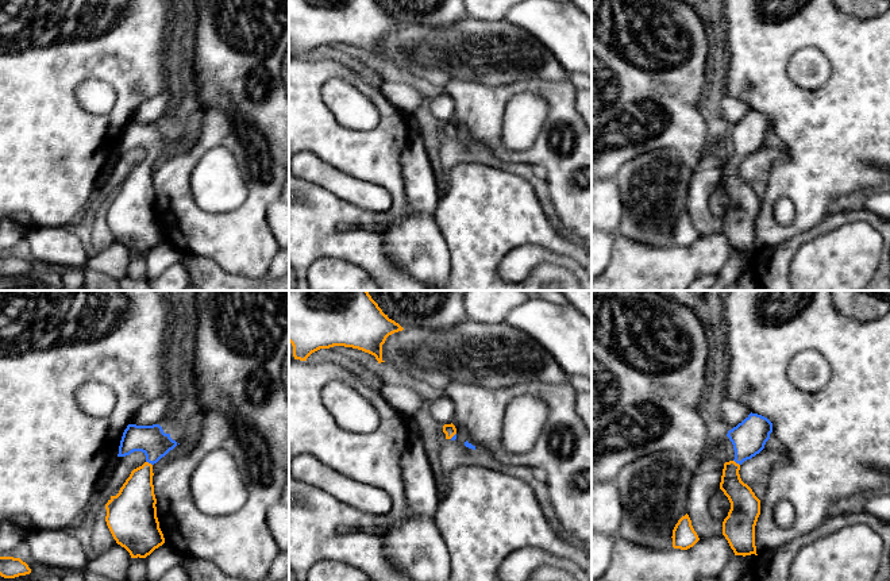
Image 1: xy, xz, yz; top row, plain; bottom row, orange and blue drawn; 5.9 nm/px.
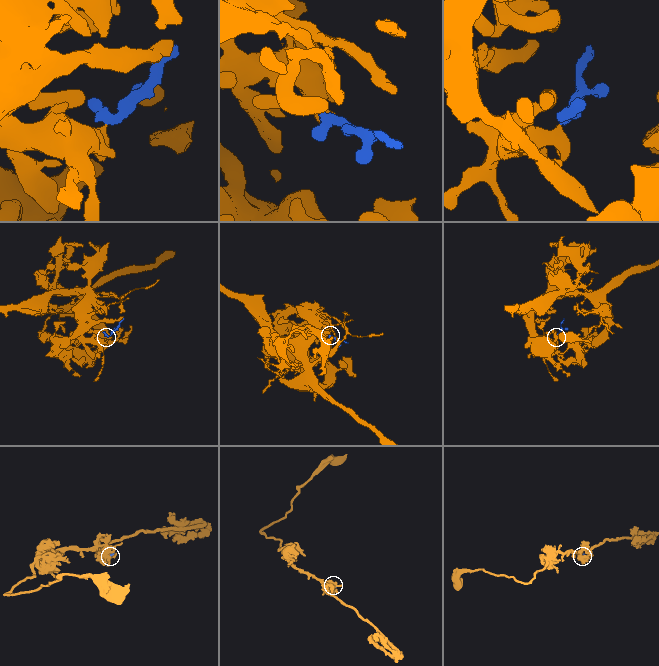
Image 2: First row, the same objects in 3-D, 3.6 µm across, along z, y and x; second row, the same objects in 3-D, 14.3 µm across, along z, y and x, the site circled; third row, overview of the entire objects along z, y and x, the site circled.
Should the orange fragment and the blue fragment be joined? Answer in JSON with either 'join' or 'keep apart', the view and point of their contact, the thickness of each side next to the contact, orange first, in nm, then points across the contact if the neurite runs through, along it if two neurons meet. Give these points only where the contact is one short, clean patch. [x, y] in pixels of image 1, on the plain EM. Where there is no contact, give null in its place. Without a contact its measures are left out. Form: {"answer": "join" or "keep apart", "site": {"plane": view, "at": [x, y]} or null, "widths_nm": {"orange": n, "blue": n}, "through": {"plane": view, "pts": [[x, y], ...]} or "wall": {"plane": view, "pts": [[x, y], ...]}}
{"answer": "join", "site": {"plane": "xy", "at": [147, 160]}, "widths_nm": {"orange": 240, "blue": 180}, "through": {"plane": "xy", "pts": [[135, 199], [147, 160], [150, 137]]}}

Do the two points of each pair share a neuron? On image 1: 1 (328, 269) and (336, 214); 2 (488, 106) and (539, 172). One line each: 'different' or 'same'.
1: different
2: different

